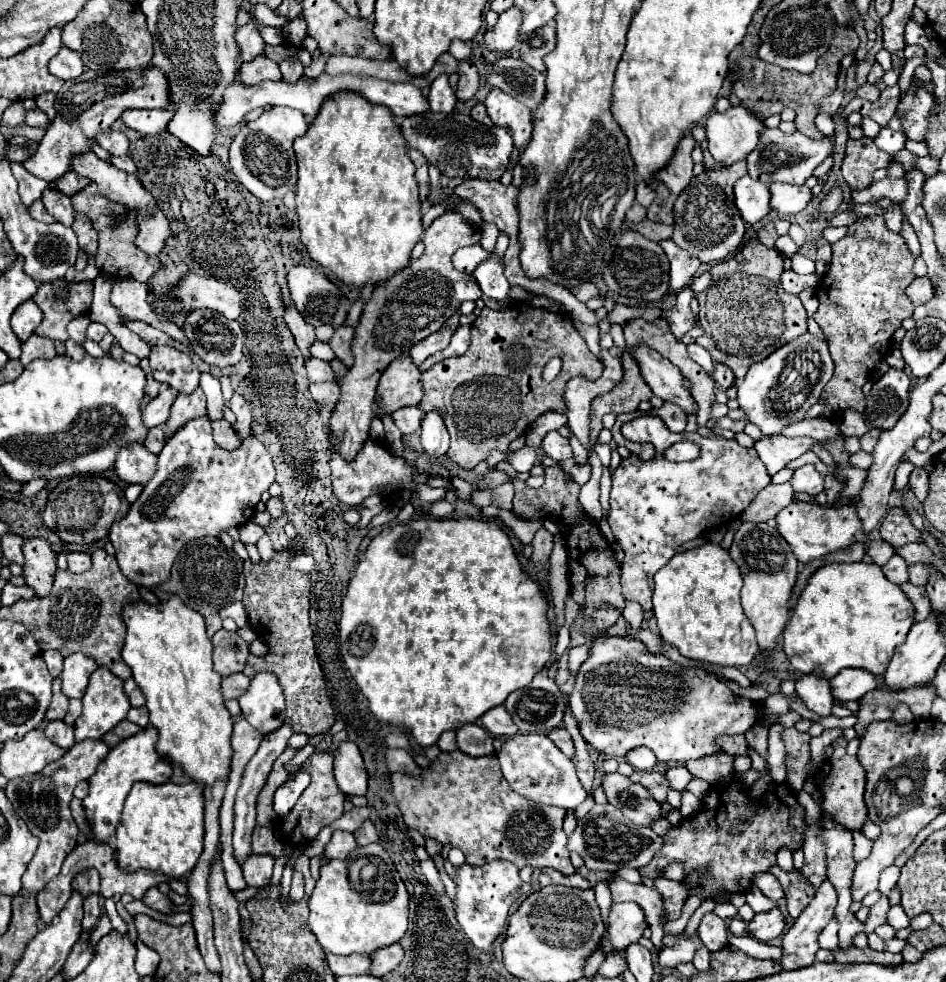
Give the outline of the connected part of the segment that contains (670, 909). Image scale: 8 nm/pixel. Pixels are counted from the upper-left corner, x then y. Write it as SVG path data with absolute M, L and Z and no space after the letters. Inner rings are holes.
M656 879L654 887L662 893L664 905L666 905L666 919L678 919L682 913L682 907L688 897L688 887L682 881L670 881L670 879Z

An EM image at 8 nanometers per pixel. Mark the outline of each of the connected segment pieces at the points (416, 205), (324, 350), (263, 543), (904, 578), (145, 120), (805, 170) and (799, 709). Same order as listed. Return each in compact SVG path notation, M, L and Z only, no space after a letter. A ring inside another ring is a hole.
M336 93L332 95L316 115L314 123L310 125L308 133L302 137L296 137L294 141L294 151L298 159L298 183L296 183L296 211L300 217L300 235L302 243L312 257L322 269L334 273L342 283L354 285L354 287L364 287L368 283L380 285L380 281L392 277L398 273L398 269L404 269L410 265L410 253L414 245L420 241L424 227L422 227L422 213L420 213L420 199L418 199L418 185L414 179L414 163L408 157L408 149L404 147L404 139L400 135L400 129L396 127L398 121L394 121L392 113L382 107L382 105L372 105L358 93Z
M314 341L312 345L310 345L310 349L308 349L310 353L312 353L312 357L318 357L318 359L324 359L324 361L330 361L330 359L334 359L334 351L330 349L330 345L328 343L322 343L322 341Z
M264 534L257 543L259 555L263 561L269 561L275 553L270 537Z
M894 553L894 555L890 557L890 561L882 567L882 571L884 571L884 575L886 575L892 583L896 583L896 585L908 583L908 565L906 565L906 561L904 561L898 553Z
M174 107L142 109L142 111L140 109L126 109L120 119L124 121L124 125L128 125L130 129L134 129L138 133L156 135L156 133L166 131L166 125L172 119L172 113L174 113Z
M764 129L760 133L760 145L752 153L748 153L748 175L756 181L762 183L774 183L774 181L784 181L784 183L794 183L794 185L804 185L804 181L814 173L814 169L832 153L832 143L830 139L814 141L808 139L802 133L792 133L786 135L780 129Z
M787 697L787 701L791 711L796 711L797 713L800 713L800 715L802 715L802 717L805 719L815 721L819 720L820 717L816 715L814 712L810 711L799 698L792 699Z

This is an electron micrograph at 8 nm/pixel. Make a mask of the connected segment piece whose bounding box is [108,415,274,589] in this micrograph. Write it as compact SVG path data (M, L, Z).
M208 415L194 417L194 421L188 421L184 429L178 429L172 437L166 439L166 445L158 455L156 475L148 481L136 503L130 505L128 515L110 527L108 537L116 549L116 559L124 577L128 577L128 581L134 585L146 589L162 585L170 577L170 569L180 551L178 547L186 545L194 537L220 537L220 533L226 533L230 527L238 529L244 525L244 521L250 521L256 513L260 495L272 483L274 465L268 451L258 439L249 436L238 449L220 449L212 439L212 419Z

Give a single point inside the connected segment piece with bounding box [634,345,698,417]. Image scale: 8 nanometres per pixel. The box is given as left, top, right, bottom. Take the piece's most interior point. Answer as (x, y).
(666, 381)

